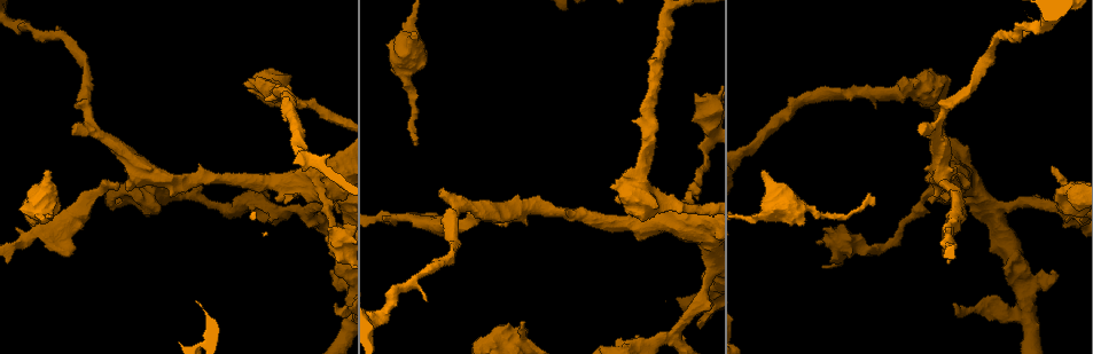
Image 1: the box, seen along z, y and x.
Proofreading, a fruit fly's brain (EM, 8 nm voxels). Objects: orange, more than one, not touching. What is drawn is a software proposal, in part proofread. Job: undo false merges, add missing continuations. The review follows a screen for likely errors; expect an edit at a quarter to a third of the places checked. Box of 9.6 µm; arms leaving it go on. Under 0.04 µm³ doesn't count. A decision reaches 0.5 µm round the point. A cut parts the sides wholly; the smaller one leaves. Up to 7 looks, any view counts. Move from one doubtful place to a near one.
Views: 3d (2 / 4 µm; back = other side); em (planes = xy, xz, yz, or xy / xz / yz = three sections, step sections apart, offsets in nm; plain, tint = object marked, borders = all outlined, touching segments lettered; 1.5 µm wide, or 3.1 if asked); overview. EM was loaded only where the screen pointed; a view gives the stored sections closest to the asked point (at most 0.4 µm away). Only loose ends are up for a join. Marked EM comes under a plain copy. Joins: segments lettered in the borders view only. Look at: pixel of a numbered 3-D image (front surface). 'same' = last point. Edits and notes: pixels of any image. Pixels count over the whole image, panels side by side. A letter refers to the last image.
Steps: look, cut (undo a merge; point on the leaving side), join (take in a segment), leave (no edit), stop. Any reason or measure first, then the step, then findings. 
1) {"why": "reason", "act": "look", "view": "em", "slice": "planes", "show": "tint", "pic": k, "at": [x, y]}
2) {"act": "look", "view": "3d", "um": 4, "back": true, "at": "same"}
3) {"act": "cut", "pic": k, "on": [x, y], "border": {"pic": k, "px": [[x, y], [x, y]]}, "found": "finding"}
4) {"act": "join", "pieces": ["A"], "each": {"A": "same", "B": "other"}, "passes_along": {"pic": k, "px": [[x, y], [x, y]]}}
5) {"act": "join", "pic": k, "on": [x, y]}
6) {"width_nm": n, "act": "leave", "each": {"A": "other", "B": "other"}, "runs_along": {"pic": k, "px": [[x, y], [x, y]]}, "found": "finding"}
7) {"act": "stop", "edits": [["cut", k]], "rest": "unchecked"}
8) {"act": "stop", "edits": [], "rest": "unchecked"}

{"why": "free end", "act": "look", "view": "3d", "um": 4, "pic": 1, "at": [870, 194]}

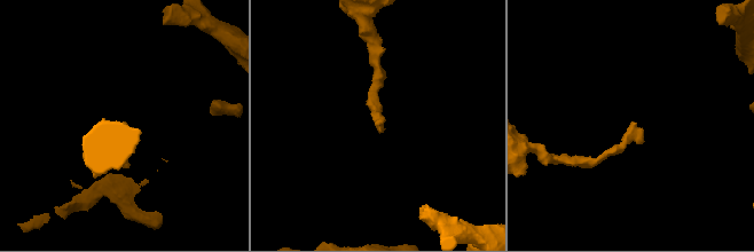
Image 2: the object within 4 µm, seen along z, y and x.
{"act": "look", "view": "em", "slice": "planes", "show": "borders", "pic": 2, "at": [126, 123]}

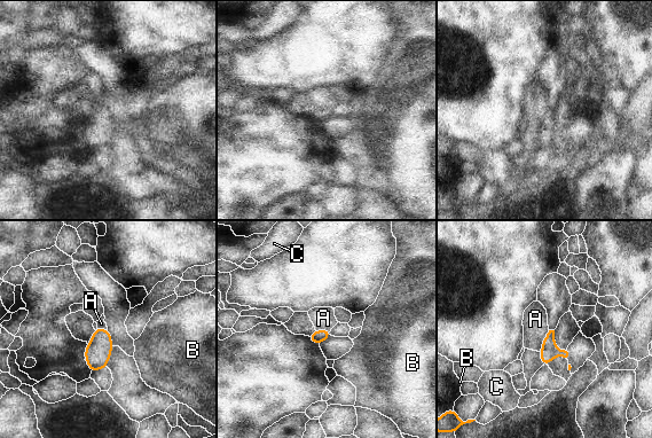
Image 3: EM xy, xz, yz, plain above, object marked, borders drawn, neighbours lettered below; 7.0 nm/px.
{"act": "leave", "each": {"A": "other", "B": "other", "C": "other"}, "border": {"pic": 3, "px": [[549, 330], [542, 342], [540, 352]]}, "found": "none of them fits"}

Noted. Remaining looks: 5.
{"why": "an open end", "act": "look", "view": "em", "slice": "planes", "show": "borders", "pic": 1, "at": [72, 133]}

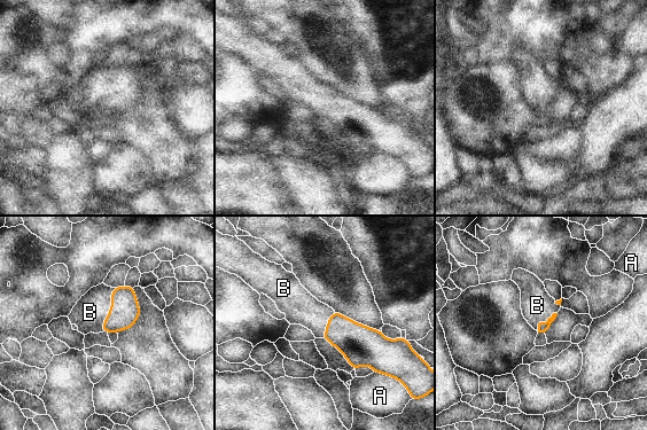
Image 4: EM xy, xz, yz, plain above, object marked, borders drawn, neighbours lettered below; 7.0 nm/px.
{"act": "join", "pieces": ["B"], "each": {"A": "other", "B": "same"}, "passes_along": {"pic": 4, "px": [[125, 310], [110, 310], [90, 312]]}, "found": "it goes on there"}

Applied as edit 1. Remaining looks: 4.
{"why": "see it whole again", "act": "look", "view": "overview"}

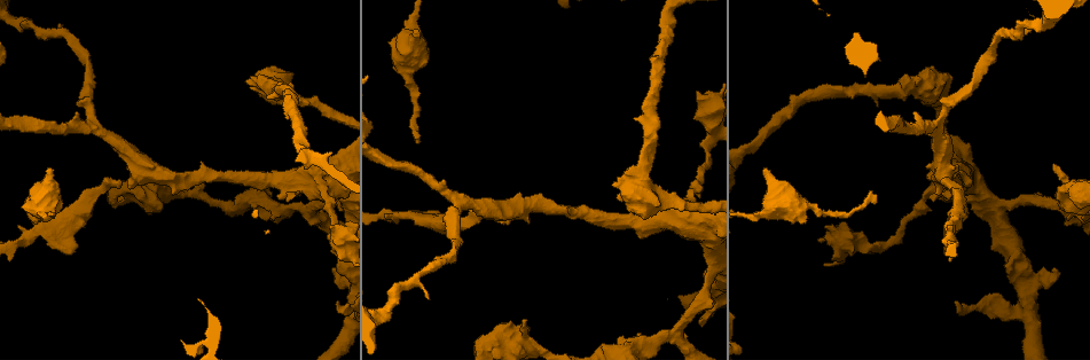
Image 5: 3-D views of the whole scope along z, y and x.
{"why": "thick end", "act": "look", "view": "3d", "um": 4, "pic": 5, "at": [764, 169]}

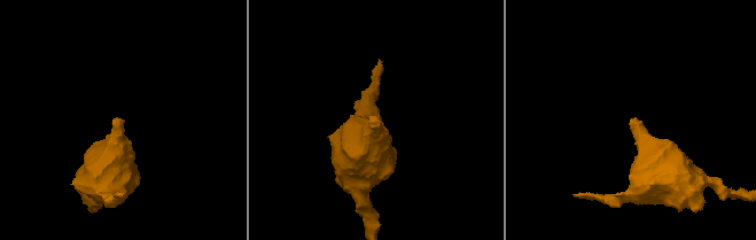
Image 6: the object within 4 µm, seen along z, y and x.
{"act": "look", "view": "em", "slice": "planes", "show": "borders", "pic": 6, "at": [371, 117]}

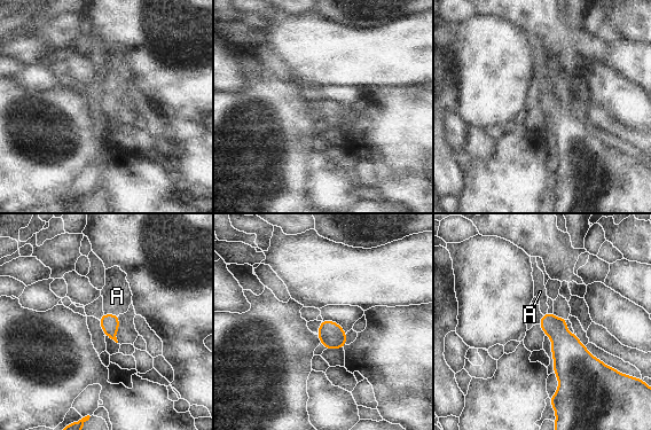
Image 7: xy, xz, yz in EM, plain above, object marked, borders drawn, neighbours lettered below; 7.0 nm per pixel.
{"act": "join", "pieces": ["A"], "each": {"A": "same"}, "found": "it goes on there"}

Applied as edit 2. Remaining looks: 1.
{"act": "stop", "edits": [["join", 4], ["join", 7]], "rest": "unchecked"}

